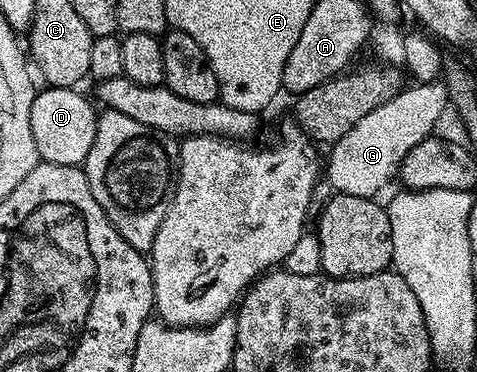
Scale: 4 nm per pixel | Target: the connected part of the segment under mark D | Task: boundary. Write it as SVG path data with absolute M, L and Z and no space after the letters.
M47 86L45 90L39 90L32 101L32 141L36 141L39 160L69 167L85 164L88 149L96 141L99 112L94 111L95 104L72 87Z

